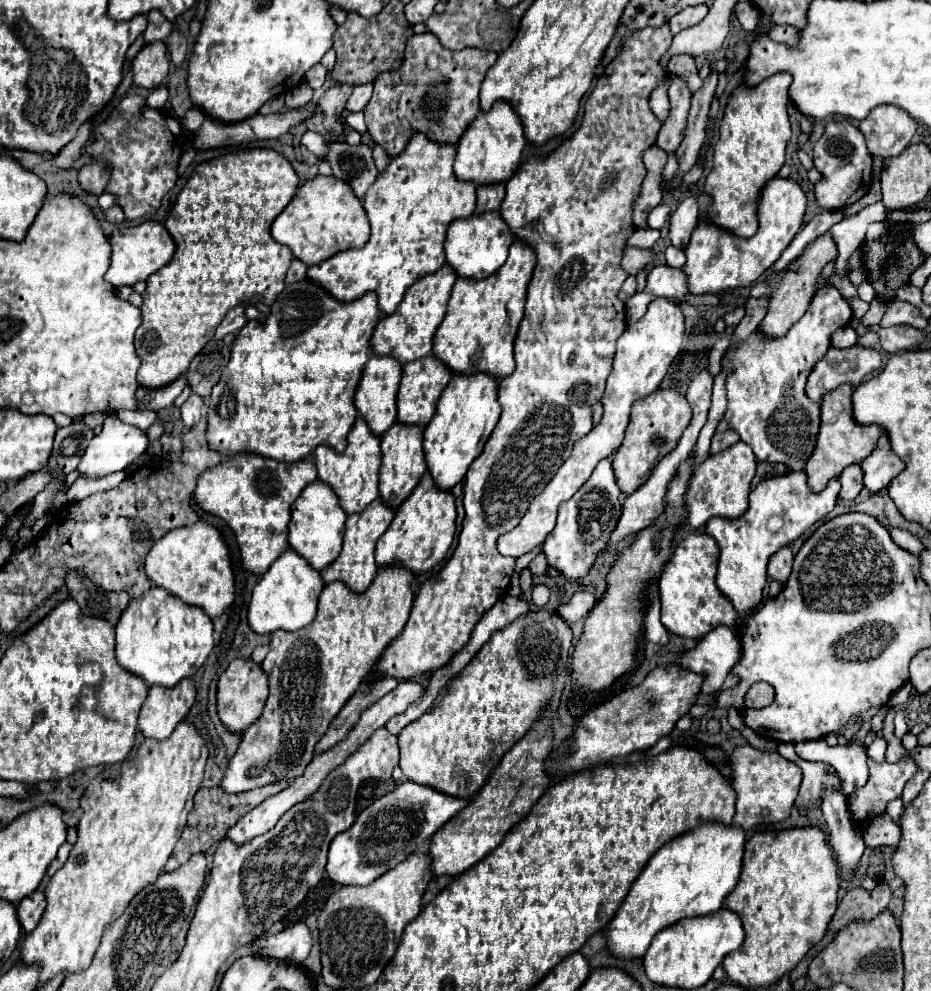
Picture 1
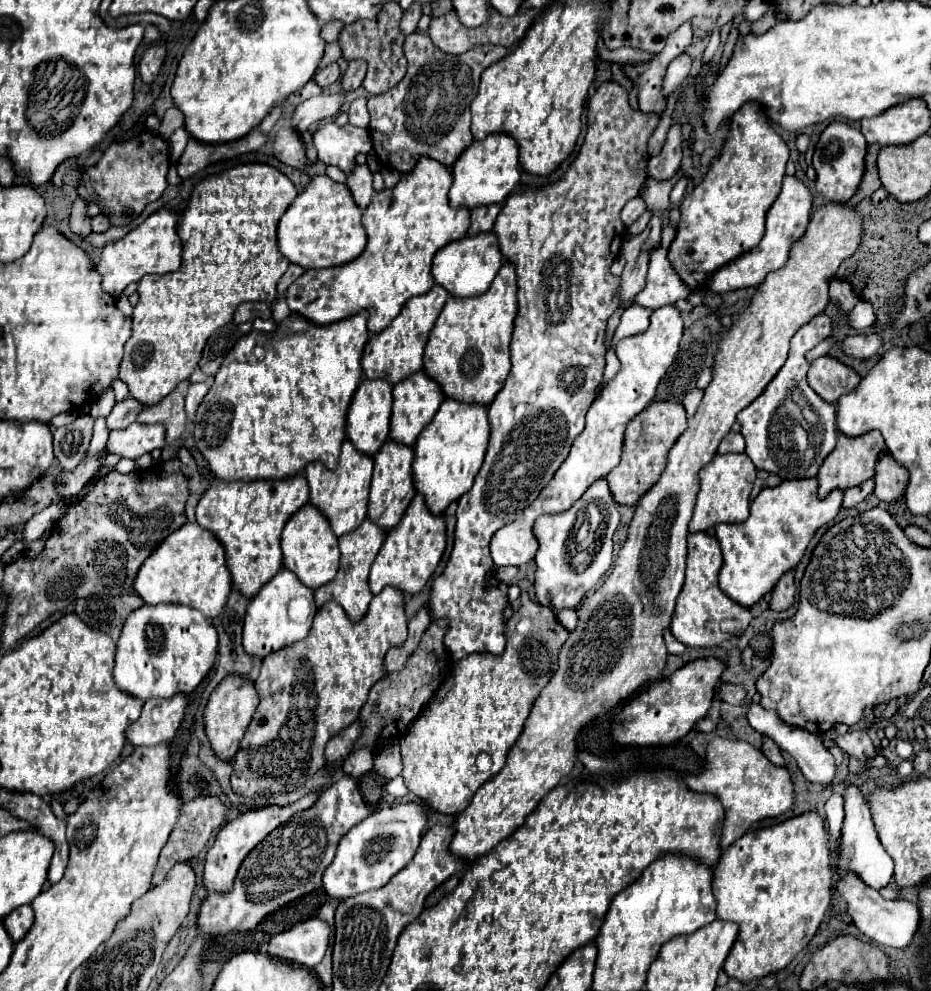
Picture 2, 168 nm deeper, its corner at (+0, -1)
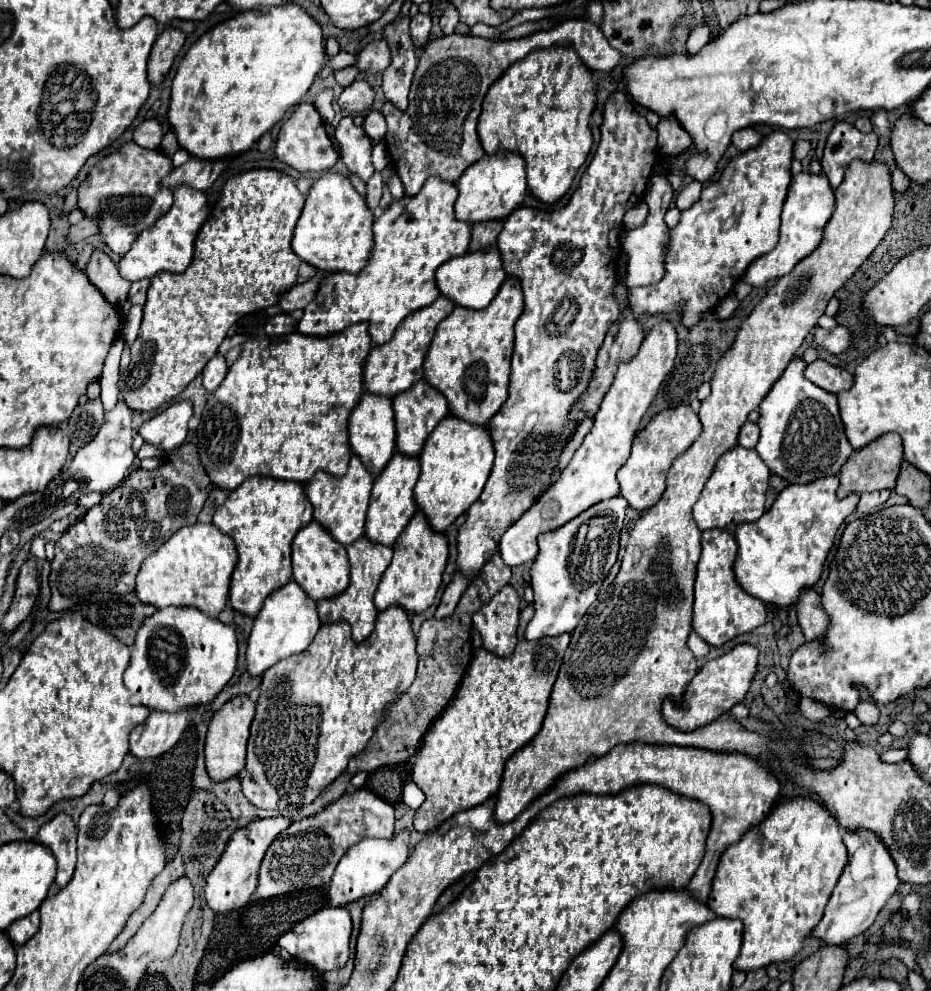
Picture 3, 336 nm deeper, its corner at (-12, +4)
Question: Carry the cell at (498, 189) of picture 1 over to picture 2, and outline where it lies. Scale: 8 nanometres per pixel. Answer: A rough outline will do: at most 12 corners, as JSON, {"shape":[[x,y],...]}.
{"shape":[[502,204],[476,206],[468,234],[488,232]]}

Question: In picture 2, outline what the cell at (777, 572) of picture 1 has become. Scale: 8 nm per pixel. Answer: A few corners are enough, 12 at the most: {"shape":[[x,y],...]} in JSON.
{"shape":[[782,574],[772,590],[770,608],[782,612],[796,594],[794,576]]}

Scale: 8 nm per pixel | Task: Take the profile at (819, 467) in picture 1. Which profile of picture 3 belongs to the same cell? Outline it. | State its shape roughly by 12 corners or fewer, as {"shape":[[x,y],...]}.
{"shape":[[886,433],[840,469],[838,497],[892,491],[902,439]]}

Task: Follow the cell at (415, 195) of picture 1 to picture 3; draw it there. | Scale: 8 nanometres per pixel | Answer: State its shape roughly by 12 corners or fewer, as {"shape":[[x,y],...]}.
{"shape":[[430,177],[374,221],[368,265],[326,275],[296,331],[388,343],[468,253],[458,189]]}

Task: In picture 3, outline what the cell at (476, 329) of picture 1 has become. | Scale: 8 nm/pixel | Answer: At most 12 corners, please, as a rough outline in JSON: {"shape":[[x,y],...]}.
{"shape":[[520,281],[436,327],[424,381],[484,425],[506,401]]}

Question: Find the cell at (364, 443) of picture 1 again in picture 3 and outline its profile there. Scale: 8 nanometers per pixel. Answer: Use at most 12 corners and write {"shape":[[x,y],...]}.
{"shape":[[352,457],[344,477],[306,485],[314,521],[340,545],[364,535],[372,483]]}

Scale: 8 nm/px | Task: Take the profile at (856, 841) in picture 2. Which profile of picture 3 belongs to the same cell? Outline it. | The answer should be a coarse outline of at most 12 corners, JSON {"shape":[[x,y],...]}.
{"shape":[[844,831],[848,863],[810,939],[844,947],[900,879],[874,833]]}

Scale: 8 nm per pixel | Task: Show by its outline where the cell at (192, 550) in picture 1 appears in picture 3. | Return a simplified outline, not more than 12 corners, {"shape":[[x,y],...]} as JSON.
{"shape":[[214,525],[180,529],[134,593],[218,617],[238,553]]}

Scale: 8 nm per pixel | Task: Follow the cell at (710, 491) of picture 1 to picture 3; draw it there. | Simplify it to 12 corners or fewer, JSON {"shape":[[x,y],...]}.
{"shape":[[754,449],[720,457],[698,503],[702,531],[758,521],[770,471]]}

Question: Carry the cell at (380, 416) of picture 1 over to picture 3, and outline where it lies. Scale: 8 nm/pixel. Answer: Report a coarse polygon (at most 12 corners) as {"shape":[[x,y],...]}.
{"shape":[[364,393],[348,443],[370,475],[394,455],[390,397]]}

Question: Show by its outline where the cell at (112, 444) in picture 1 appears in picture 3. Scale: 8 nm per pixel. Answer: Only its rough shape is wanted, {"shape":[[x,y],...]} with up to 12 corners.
{"shape":[[182,399],[148,419],[138,433],[166,453],[188,433],[192,401]]}

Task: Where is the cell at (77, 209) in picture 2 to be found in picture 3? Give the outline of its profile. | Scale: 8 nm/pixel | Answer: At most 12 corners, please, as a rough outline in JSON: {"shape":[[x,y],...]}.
{"shape":[[94,251],[84,273],[110,305],[126,301],[122,279],[106,251]]}

